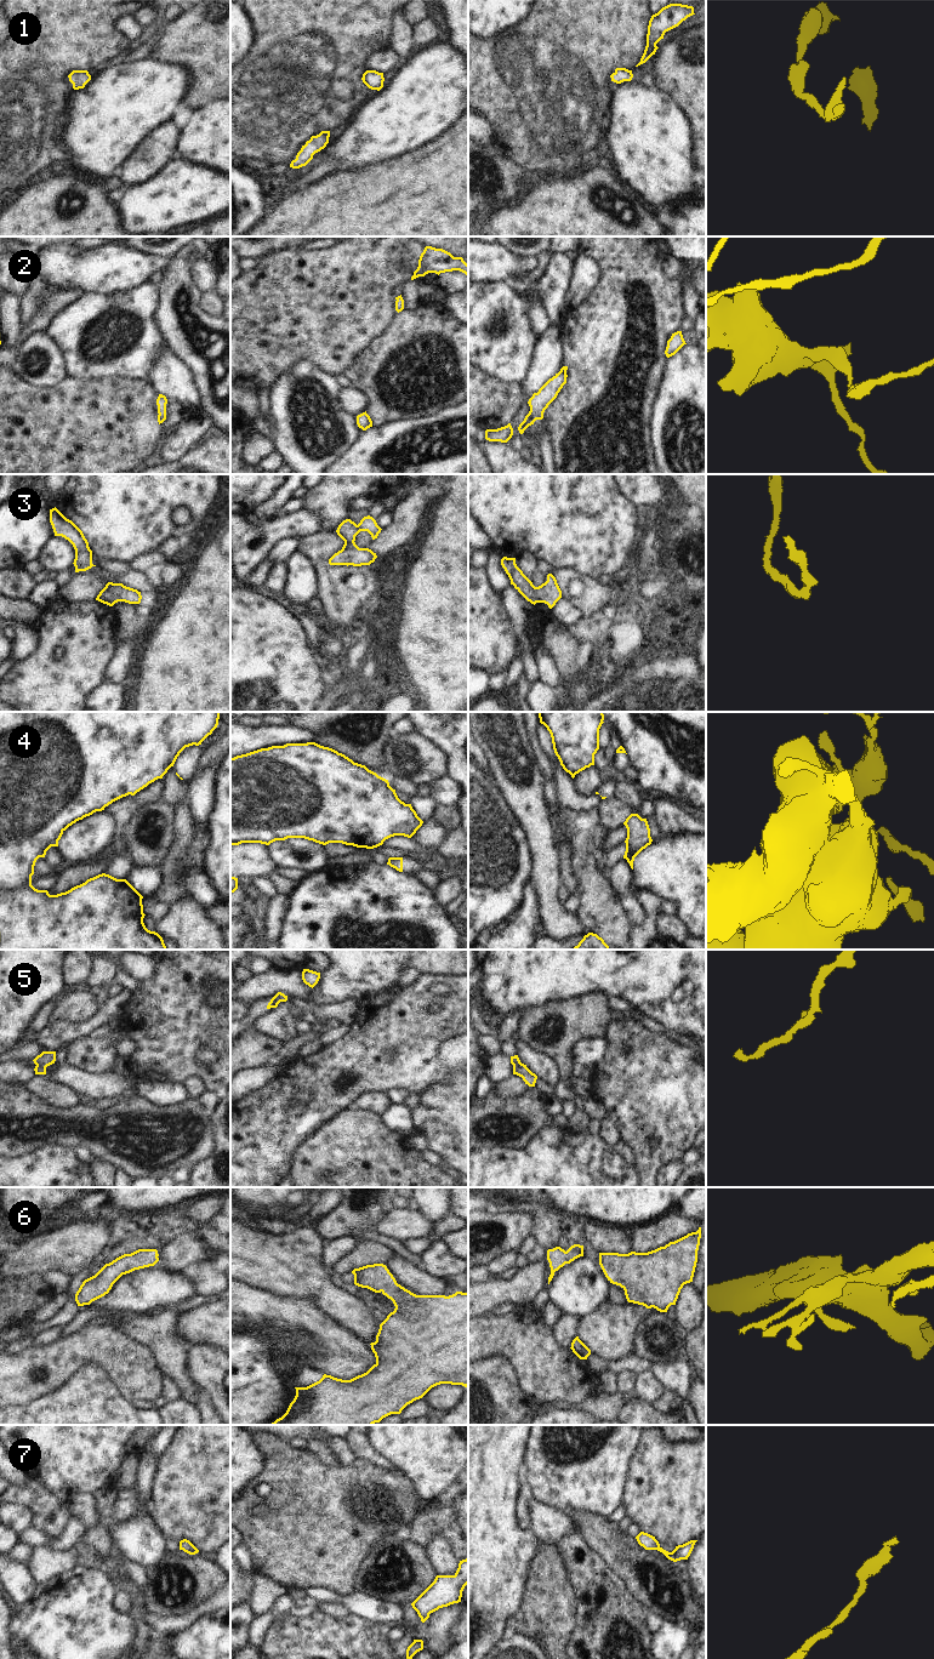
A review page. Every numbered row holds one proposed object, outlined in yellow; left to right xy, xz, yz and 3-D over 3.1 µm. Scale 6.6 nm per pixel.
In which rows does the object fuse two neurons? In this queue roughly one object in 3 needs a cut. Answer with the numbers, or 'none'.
4

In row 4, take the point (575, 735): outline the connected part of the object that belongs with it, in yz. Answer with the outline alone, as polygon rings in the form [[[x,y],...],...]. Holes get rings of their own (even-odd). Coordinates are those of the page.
[[[539,712],[539,718],[549,731],[554,753],[566,773],[579,774],[594,765],[603,712]]]

